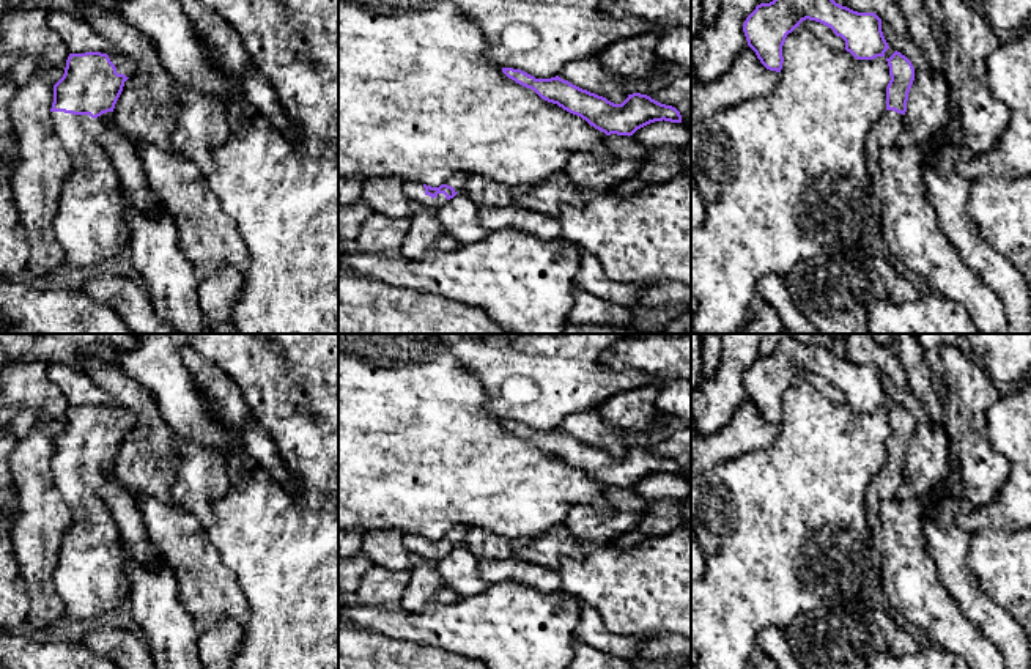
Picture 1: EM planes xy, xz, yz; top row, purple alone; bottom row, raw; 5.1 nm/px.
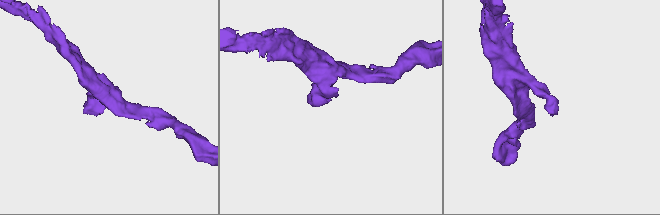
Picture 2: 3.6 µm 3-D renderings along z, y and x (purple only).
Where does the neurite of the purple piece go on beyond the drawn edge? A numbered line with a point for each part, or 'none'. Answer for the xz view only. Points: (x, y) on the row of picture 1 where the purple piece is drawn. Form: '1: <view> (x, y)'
1: xz (414, 191)

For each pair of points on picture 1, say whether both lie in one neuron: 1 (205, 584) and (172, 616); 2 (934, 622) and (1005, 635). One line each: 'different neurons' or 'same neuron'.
1: different neurons
2: different neurons

